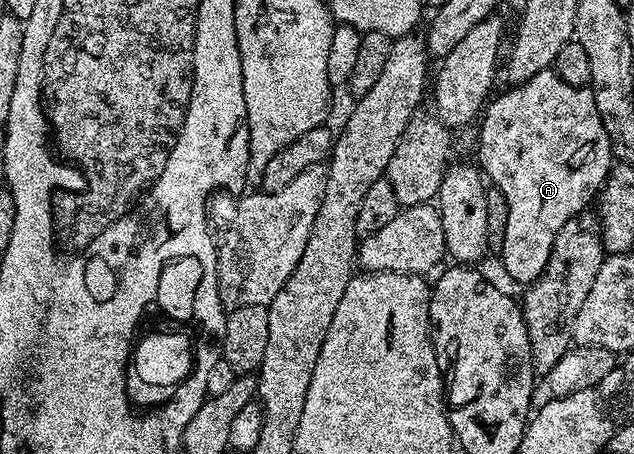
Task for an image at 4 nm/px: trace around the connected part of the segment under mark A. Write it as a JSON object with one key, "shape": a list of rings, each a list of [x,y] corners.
{"shape":[[[554,68],[541,71],[537,75],[533,75],[533,79],[529,79],[525,83],[508,88],[508,93],[503,93],[495,102],[492,100],[490,104],[483,109],[479,125],[479,161],[482,172],[485,174],[486,180],[490,182],[494,188],[501,191],[501,195],[505,195],[505,203],[509,203],[509,227],[505,227],[505,239],[501,256],[503,256],[503,269],[515,281],[523,281],[522,283],[530,283],[545,271],[545,263],[549,263],[549,251],[553,251],[553,239],[557,239],[557,231],[561,231],[561,227],[565,227],[565,223],[576,220],[580,216],[579,213],[587,204],[592,204],[593,198],[596,196],[597,190],[602,186],[603,180],[607,177],[607,172],[611,170],[613,158],[611,156],[611,144],[609,143],[609,135],[605,135],[605,127],[601,123],[601,115],[597,115],[597,103],[593,99],[593,91],[586,85],[570,85],[565,83],[559,76],[555,74]]]}

